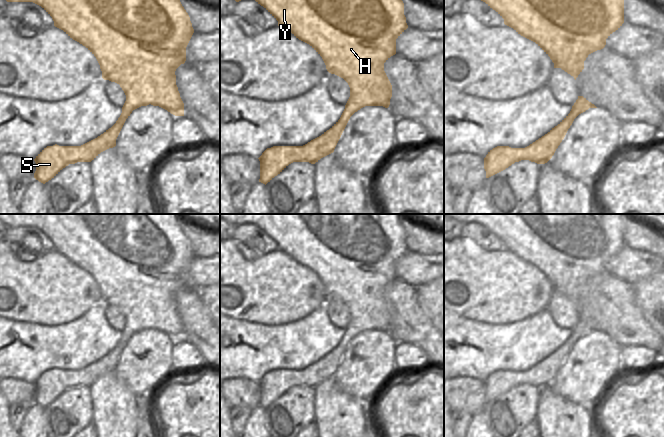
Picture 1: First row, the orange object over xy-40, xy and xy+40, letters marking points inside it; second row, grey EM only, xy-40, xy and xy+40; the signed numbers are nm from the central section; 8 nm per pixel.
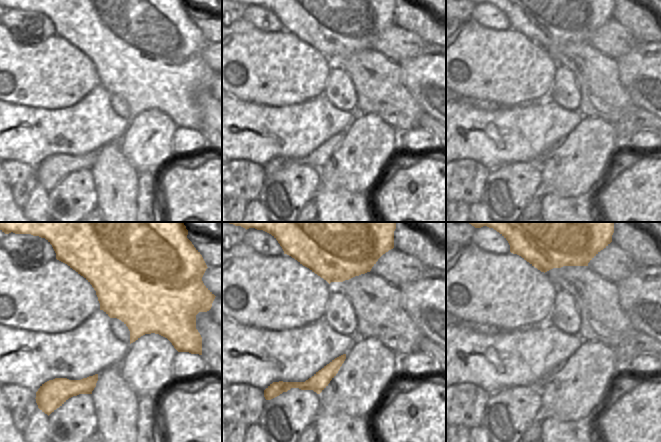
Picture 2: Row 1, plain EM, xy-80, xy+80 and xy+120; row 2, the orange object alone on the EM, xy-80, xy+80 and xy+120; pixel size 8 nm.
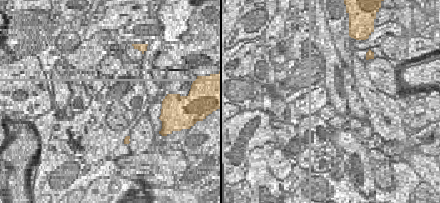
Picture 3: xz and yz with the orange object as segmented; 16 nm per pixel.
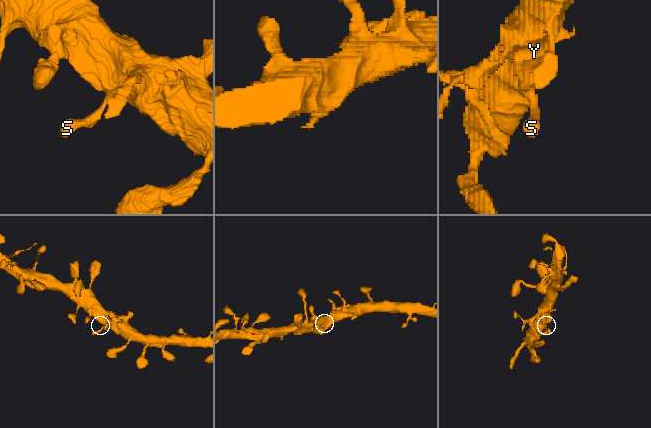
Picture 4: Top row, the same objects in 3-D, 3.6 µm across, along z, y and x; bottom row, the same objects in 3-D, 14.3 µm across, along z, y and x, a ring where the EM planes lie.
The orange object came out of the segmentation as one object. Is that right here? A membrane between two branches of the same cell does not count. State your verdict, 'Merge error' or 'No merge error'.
No merge error.

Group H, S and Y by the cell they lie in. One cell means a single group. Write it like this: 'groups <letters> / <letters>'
groups H S Y

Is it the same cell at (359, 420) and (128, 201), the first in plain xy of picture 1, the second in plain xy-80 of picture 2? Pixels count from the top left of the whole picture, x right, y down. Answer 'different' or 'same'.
same

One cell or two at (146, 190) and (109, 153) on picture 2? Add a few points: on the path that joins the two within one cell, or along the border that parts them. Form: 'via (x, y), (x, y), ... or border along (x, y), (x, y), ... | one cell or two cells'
border along (138, 172), (138, 194), (135, 205) | two cells

